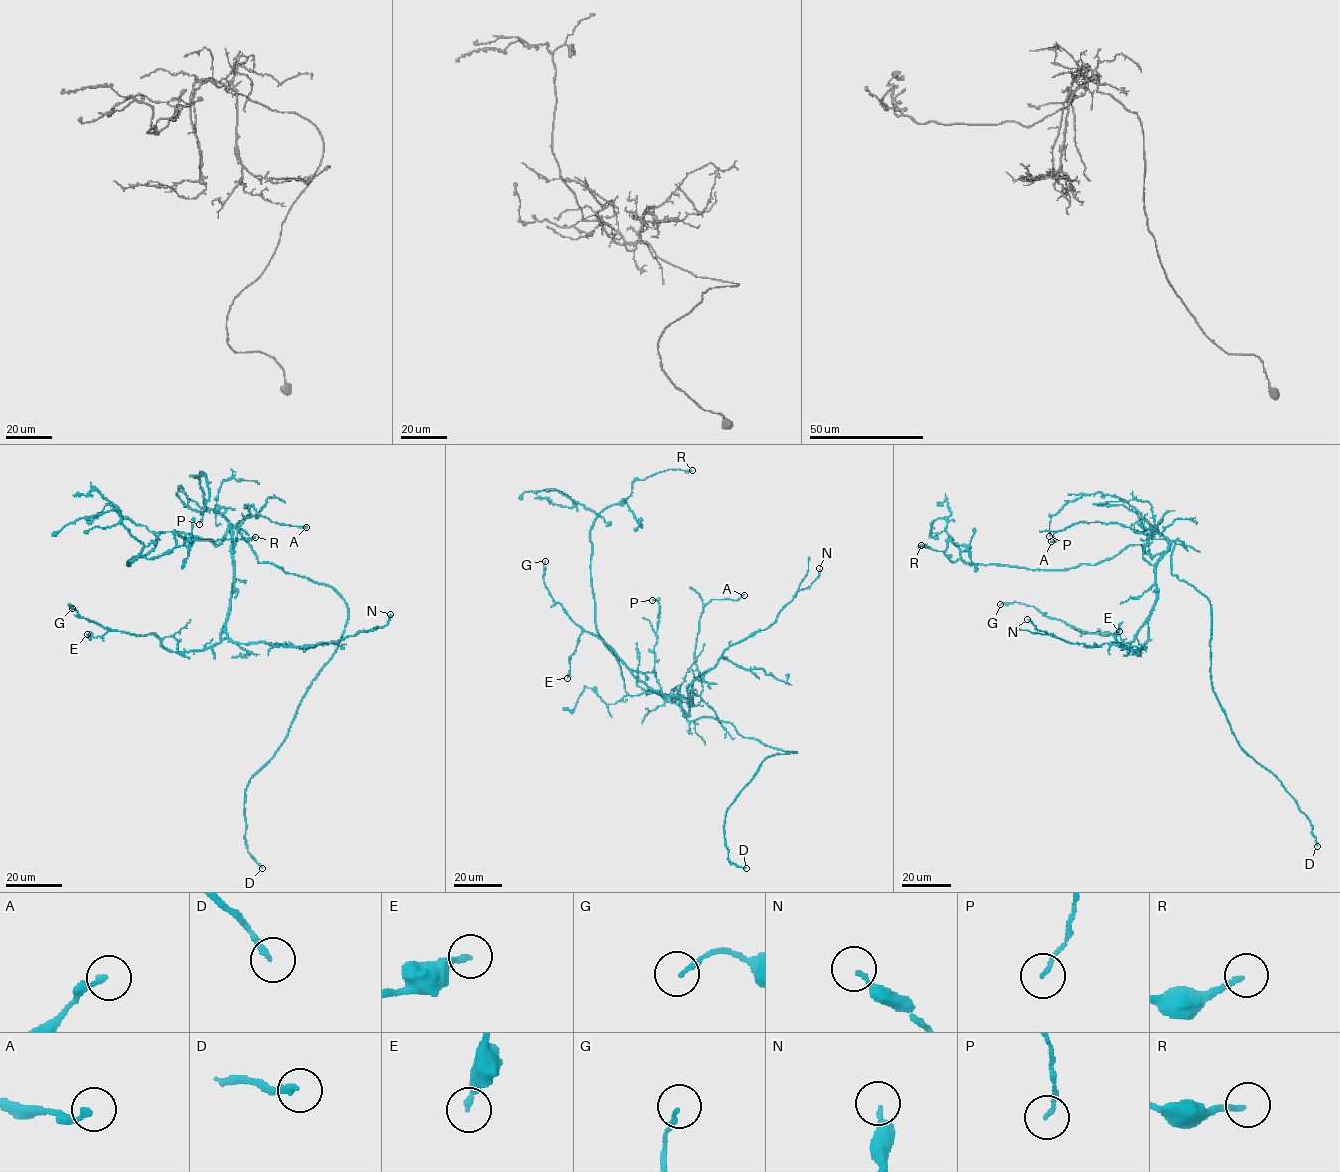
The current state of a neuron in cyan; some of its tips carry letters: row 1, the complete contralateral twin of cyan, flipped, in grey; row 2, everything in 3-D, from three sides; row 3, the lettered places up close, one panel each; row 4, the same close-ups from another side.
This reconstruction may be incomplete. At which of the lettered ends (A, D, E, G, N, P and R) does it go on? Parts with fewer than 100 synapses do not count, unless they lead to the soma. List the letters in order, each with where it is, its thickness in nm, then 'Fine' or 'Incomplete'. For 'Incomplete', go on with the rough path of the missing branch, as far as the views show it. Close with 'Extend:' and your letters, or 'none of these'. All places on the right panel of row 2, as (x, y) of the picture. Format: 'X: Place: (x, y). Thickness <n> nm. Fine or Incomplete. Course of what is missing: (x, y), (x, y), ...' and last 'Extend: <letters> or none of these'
A: Place: (1051, 541). Thickness 180 nm. Fine
D: Place: (1317, 846). Thickness 240 nm. Incomplete
E: Place: (1119, 631). Thickness 240 nm. Fine
G: Place: (1000, 604). Thickness 140 nm. Fine
N: Place: (1027, 619). Thickness 160 nm. Fine
P: Place: (1049, 536). Thickness 130 nm. Fine
R: Place: (921, 545). Thickness 160 nm. Fine
Extend: D

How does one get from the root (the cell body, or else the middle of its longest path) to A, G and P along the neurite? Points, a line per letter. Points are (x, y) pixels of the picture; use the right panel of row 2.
A: (1171, 552), (1174, 541), (1151, 564), (1143, 556), (1149, 534), (1119, 523), (1076, 523), (1051, 541)
G: (1171, 552), (1174, 541), (1155, 567), (1144, 649), (1128, 649), (1111, 634), (1082, 631), (1032, 606), (1000, 604)
P: (1171, 552), (1174, 542), (1162, 536), (1134, 508), (1118, 497), (1099, 492), (1068, 502), (1051, 517), (1049, 536)

